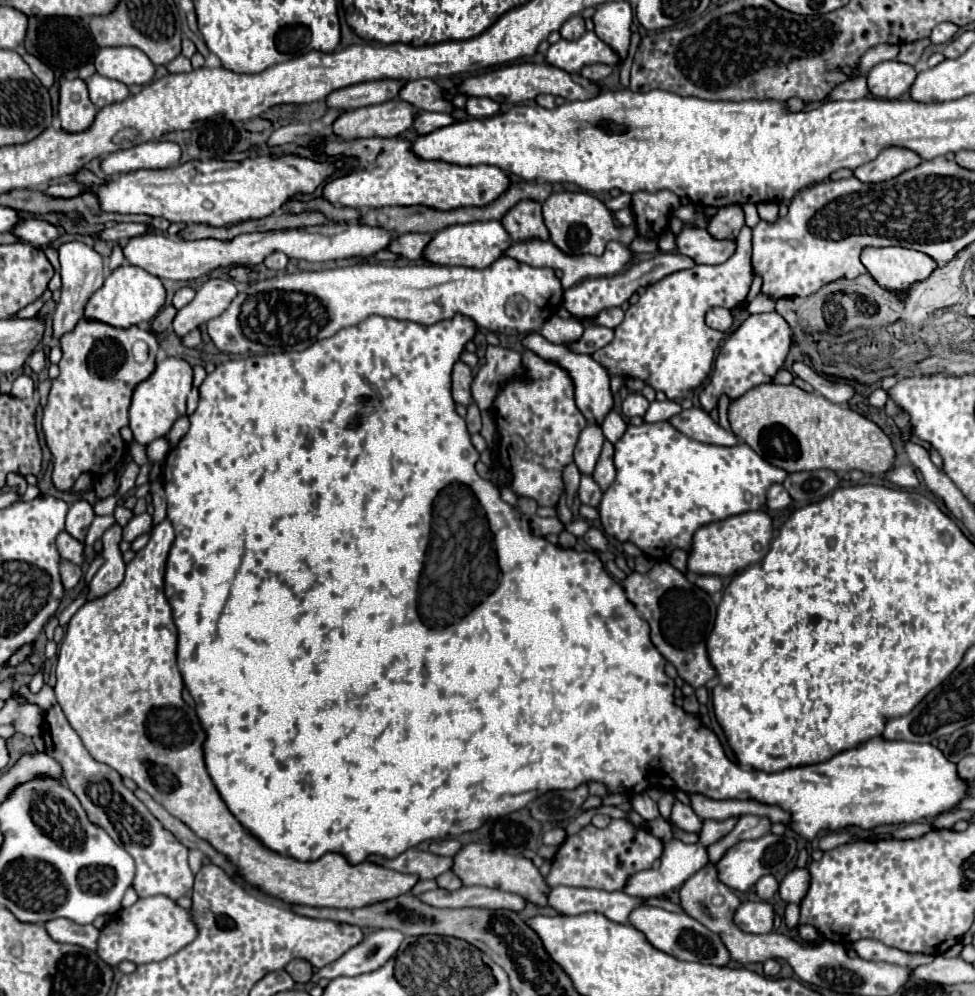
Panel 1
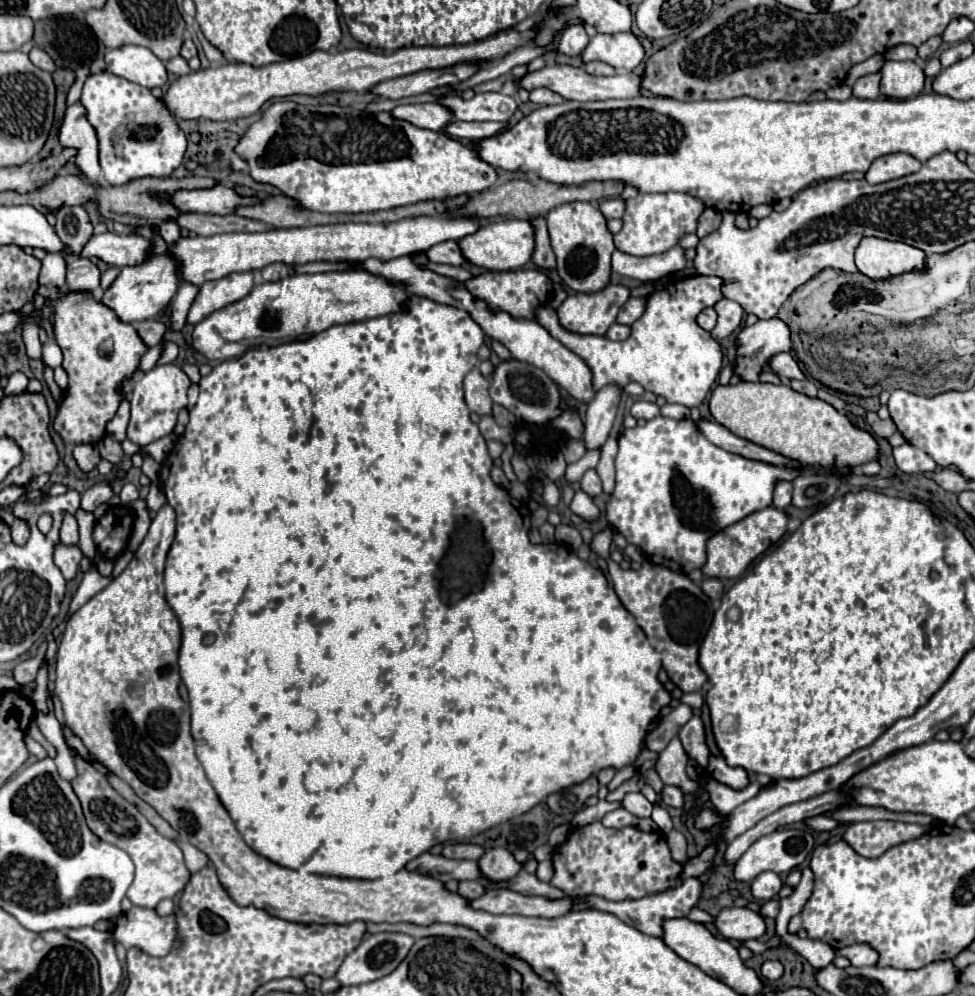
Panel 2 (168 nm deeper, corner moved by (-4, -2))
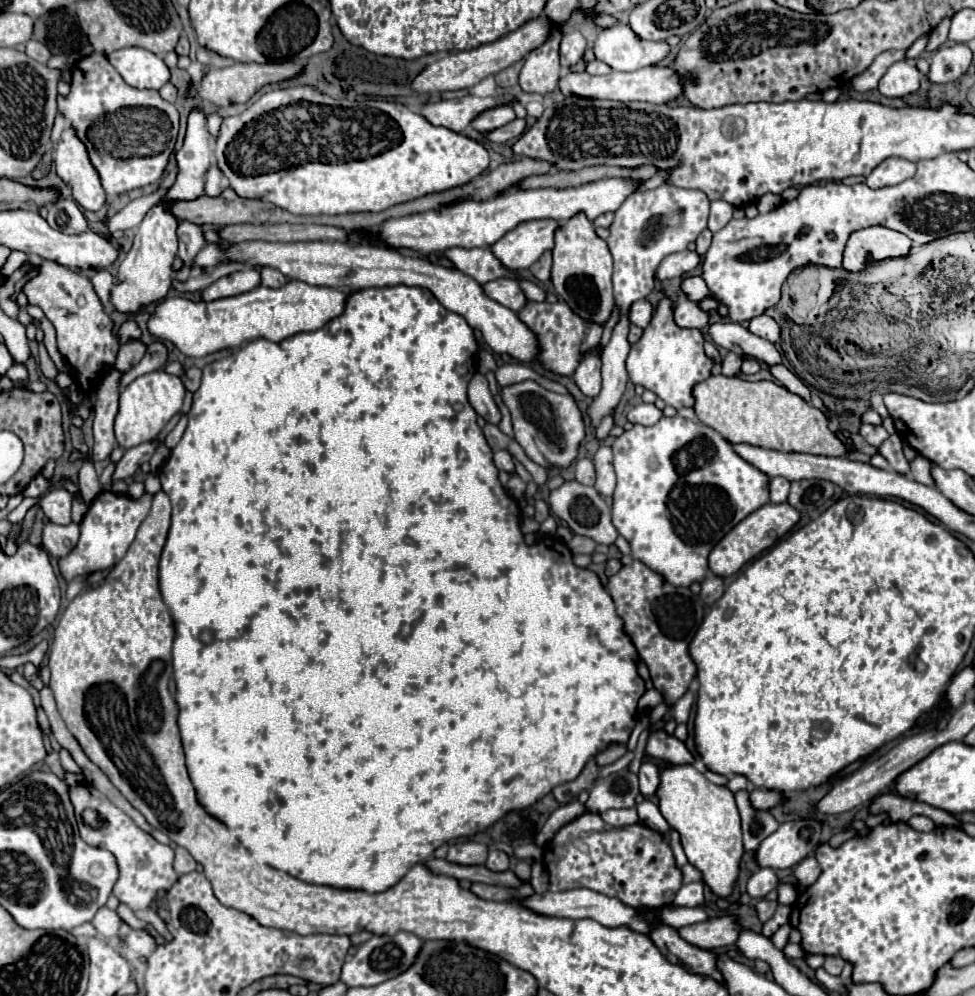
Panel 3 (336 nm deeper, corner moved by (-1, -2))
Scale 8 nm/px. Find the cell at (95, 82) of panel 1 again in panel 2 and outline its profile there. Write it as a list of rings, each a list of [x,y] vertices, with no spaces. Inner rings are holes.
[[[102,71],[86,79],[80,103],[96,129],[100,167],[108,185],[126,185],[140,177],[170,177],[180,167],[186,151],[184,131],[166,103],[154,97],[150,89]]]

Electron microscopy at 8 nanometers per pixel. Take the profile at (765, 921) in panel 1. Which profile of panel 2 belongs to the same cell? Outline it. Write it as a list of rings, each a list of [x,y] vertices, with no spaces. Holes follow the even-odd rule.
[[[748,907],[722,909],[714,919],[714,927],[724,939],[734,939],[734,941],[758,939],[766,931],[762,915]]]

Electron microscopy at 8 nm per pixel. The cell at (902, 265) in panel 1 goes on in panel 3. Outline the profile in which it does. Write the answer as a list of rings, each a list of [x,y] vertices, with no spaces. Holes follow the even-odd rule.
[[[867,227],[855,231],[845,247],[843,253],[843,267],[847,271],[863,271],[867,263],[877,263],[885,259],[907,257],[911,249],[911,239],[891,231],[887,227]]]

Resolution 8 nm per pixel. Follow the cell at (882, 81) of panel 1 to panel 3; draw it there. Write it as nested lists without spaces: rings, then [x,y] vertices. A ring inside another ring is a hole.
[[[897,61],[879,81],[879,91],[885,97],[907,97],[919,91],[919,69],[913,61]]]

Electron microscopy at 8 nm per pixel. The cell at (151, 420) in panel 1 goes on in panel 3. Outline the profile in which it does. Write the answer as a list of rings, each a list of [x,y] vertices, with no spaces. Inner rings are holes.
[[[153,371],[137,377],[131,385],[127,385],[119,399],[119,413],[115,417],[115,437],[123,449],[131,449],[145,441],[153,441],[157,433],[169,423],[169,419],[181,411],[185,397],[183,381],[177,375],[169,375],[165,371]]]

